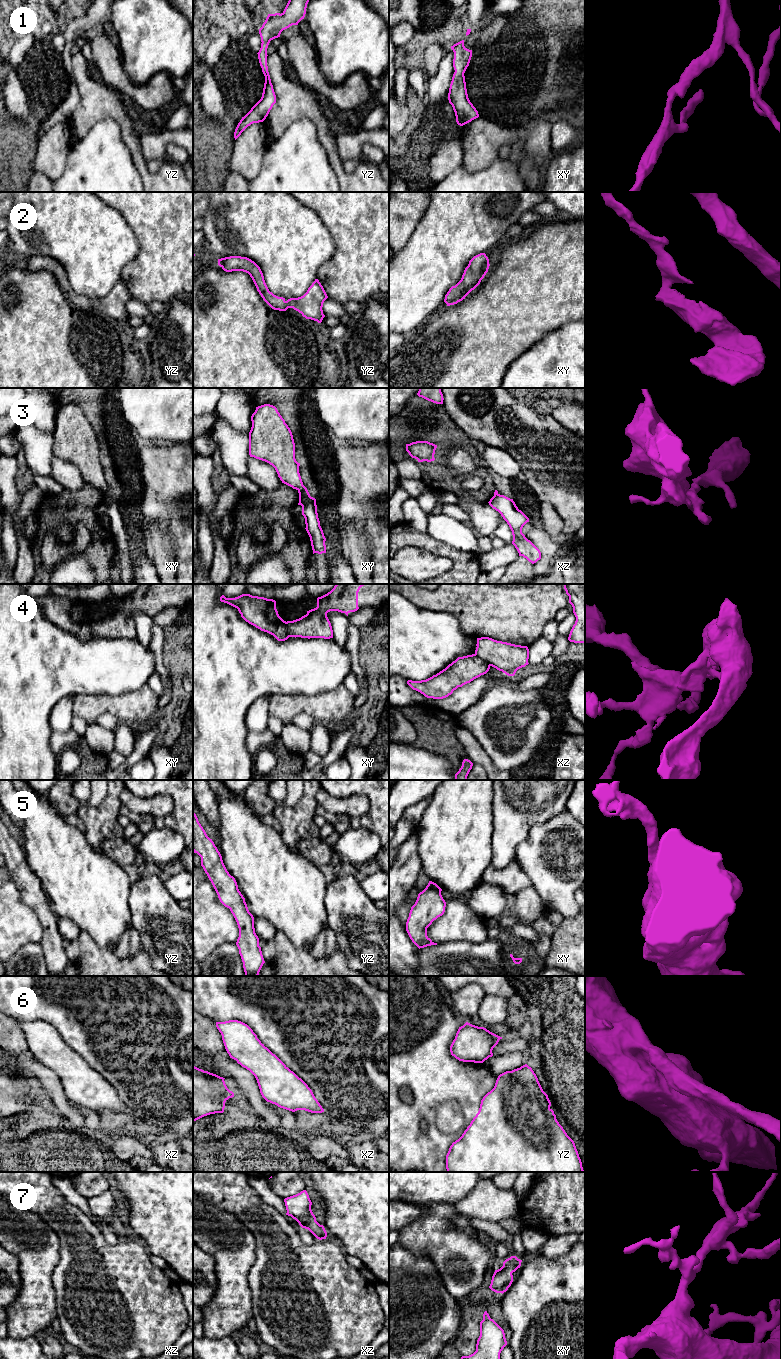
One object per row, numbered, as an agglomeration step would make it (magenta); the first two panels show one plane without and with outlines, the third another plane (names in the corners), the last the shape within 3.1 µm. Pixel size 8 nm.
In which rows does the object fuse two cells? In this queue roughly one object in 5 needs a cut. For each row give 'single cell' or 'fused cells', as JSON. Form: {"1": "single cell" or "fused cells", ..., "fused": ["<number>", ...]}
{"1": "single cell", "2": "single cell", "3": "fused cells", "4": "fused cells", "5": "single cell", "6": "single cell", "7": "single cell", "fused": ["3", "4"]}

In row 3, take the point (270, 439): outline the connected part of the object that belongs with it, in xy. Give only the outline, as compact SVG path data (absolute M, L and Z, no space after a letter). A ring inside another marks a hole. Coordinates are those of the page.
M270 404L256 407L251 416L249 455L272 465L282 483L300 490L304 485L295 459L292 432L277 408Z

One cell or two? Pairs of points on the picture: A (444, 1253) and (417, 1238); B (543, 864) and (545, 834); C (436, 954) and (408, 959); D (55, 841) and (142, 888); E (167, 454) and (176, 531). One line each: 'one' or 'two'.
A: one
B: one
C: two
D: two
E: one

